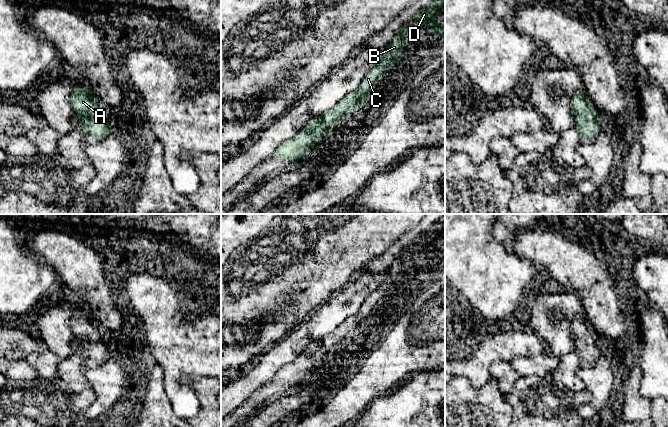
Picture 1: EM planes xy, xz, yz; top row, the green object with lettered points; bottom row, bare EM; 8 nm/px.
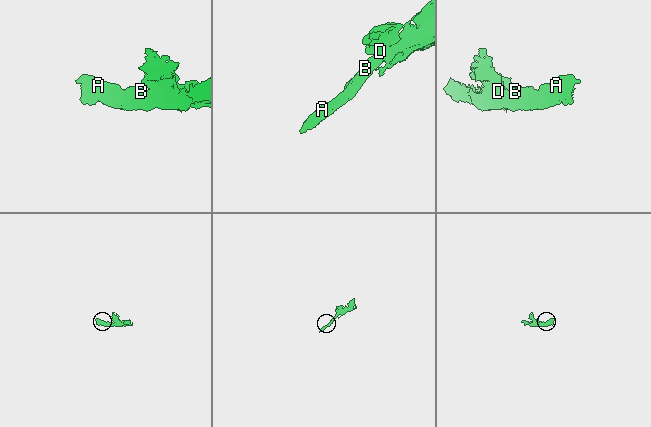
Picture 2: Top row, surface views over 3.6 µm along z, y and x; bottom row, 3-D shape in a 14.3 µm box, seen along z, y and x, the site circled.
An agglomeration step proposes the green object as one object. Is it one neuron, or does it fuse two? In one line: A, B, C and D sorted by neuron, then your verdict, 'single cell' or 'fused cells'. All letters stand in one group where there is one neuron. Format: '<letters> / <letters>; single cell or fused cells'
A B C D; single cell

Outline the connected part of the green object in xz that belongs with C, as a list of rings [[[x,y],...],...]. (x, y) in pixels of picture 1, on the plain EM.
[[[445,214],[439,221],[430,225],[427,230],[415,237],[408,248],[397,252],[395,260],[386,271],[386,279],[364,300],[355,315],[344,320],[318,343],[298,355],[292,362],[281,367],[272,381],[278,385],[288,386],[291,390],[318,367],[322,358],[330,356],[334,349],[341,347],[346,336],[363,332],[365,324],[370,320],[373,309],[390,290],[398,287],[402,282],[405,272],[402,261],[408,259],[413,247],[422,245],[424,251],[435,260],[445,260],[445,249],[434,247],[436,240],[443,234],[445,234]]]

